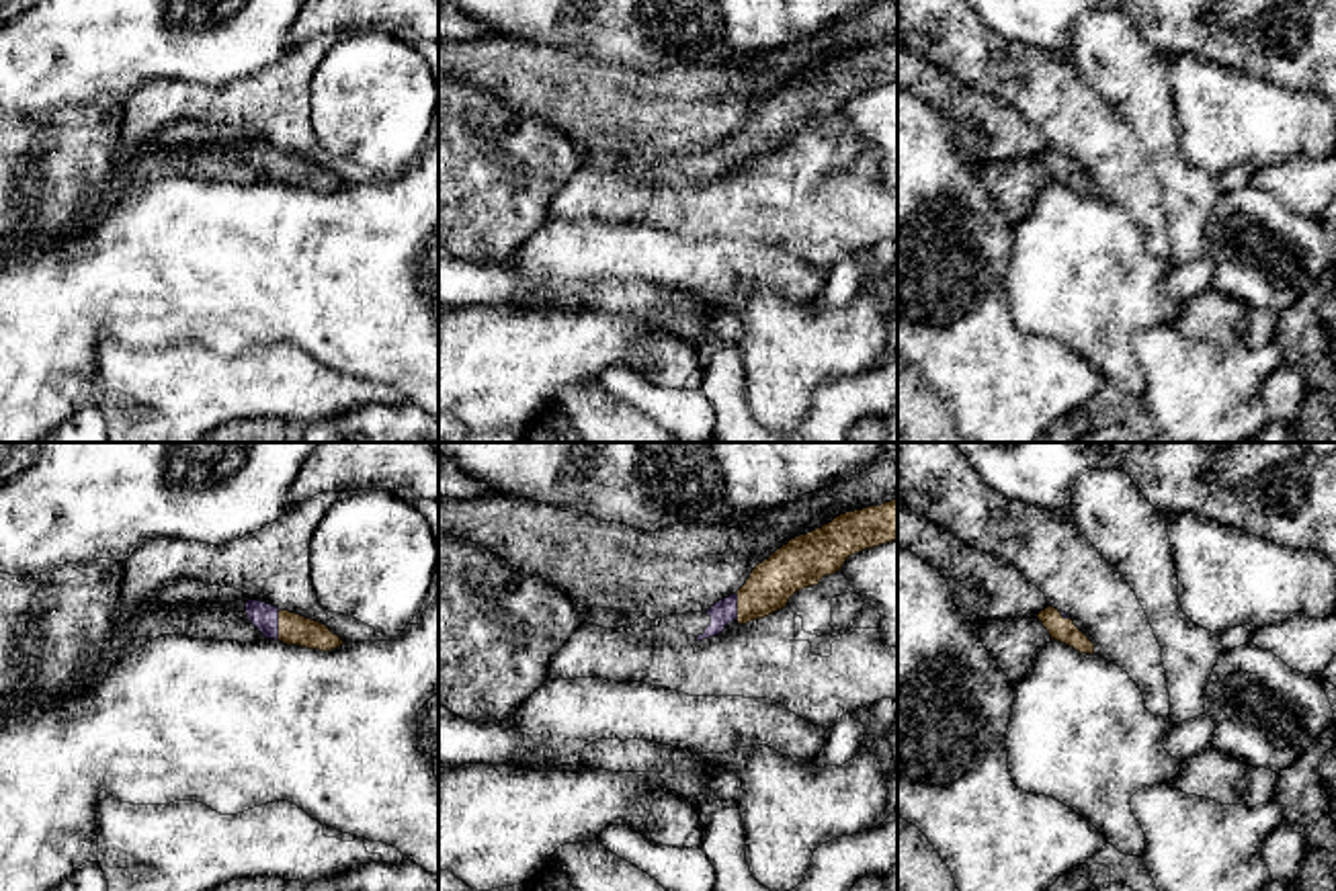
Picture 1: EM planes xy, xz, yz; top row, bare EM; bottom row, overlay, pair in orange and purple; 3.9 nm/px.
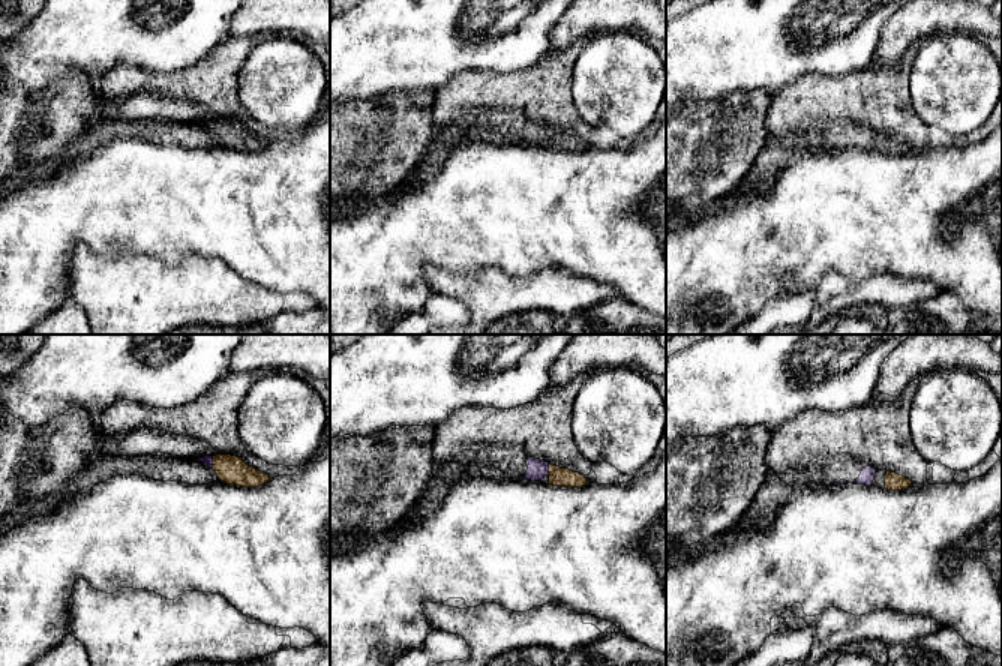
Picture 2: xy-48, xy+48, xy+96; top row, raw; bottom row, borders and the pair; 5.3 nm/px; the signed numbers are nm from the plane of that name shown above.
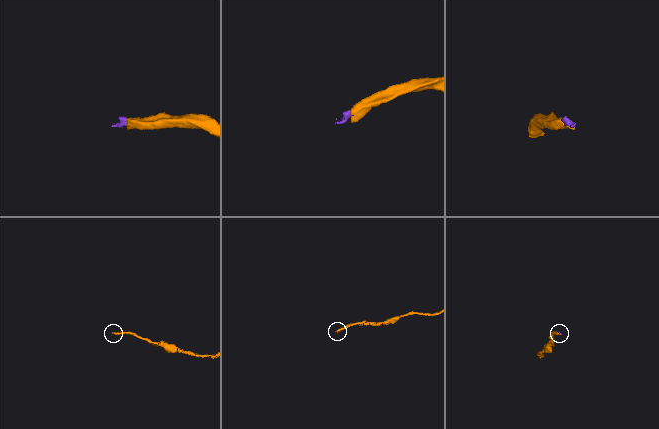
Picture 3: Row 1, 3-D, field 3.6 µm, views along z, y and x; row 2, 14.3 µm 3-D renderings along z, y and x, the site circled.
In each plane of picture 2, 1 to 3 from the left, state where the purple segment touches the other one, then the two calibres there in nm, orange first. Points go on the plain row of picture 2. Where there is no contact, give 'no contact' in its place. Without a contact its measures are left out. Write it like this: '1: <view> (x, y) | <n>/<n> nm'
1: xy-48 (213, 126) | 160/60 nm
2: xy+48 (549, 134) | 100/100 nm
3: no contact

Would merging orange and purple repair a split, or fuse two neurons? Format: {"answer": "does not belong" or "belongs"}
{"answer": "belongs"}

